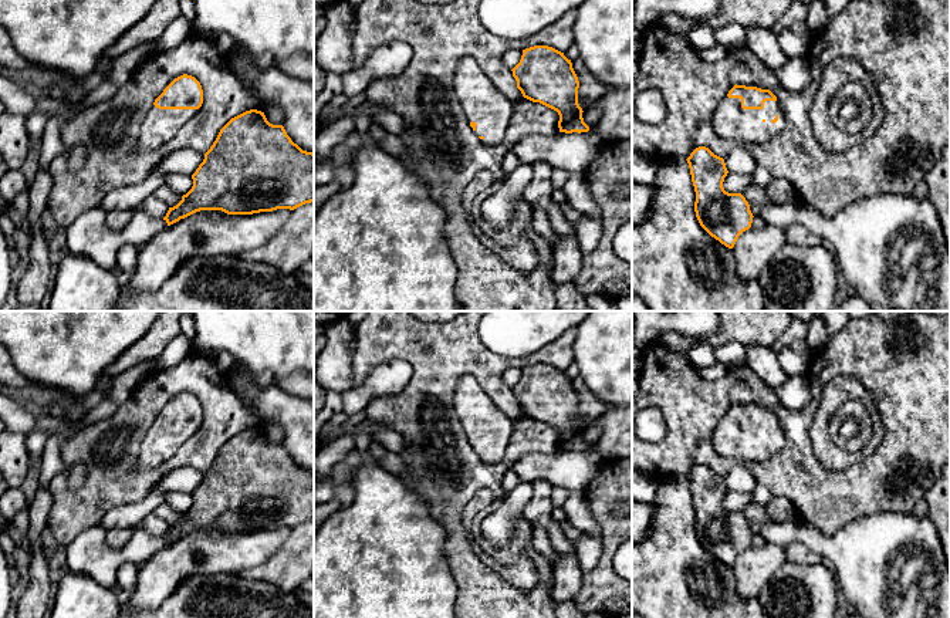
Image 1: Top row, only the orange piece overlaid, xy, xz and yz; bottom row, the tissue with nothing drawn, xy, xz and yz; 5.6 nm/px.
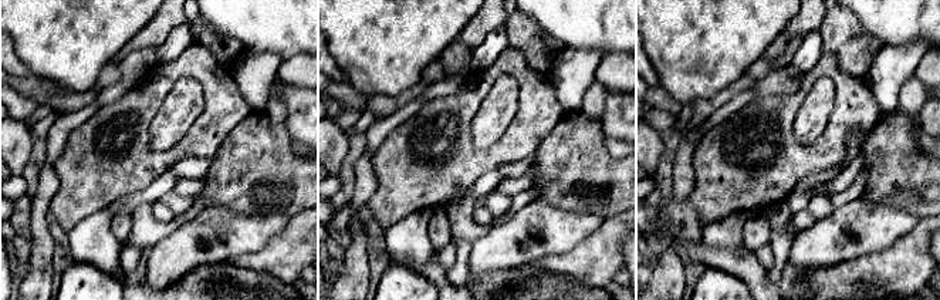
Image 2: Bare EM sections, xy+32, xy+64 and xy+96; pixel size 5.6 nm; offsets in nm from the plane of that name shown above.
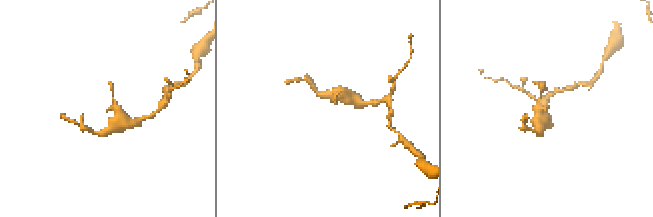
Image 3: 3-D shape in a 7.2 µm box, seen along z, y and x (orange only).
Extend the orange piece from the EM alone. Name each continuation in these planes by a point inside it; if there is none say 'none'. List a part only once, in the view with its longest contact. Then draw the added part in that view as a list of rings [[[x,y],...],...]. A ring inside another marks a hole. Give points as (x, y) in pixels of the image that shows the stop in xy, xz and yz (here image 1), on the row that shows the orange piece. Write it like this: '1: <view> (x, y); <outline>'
1: yz (729, 120); [[[726,97],[711,118],[714,132],[737,143],[768,142],[784,129],[778,101],[765,101],[763,109],[743,109],[740,98]]]

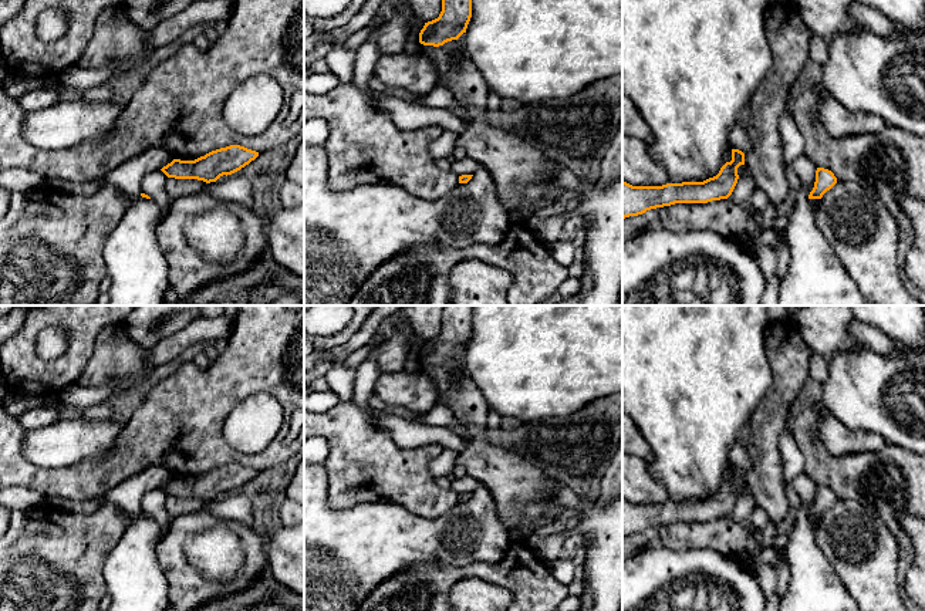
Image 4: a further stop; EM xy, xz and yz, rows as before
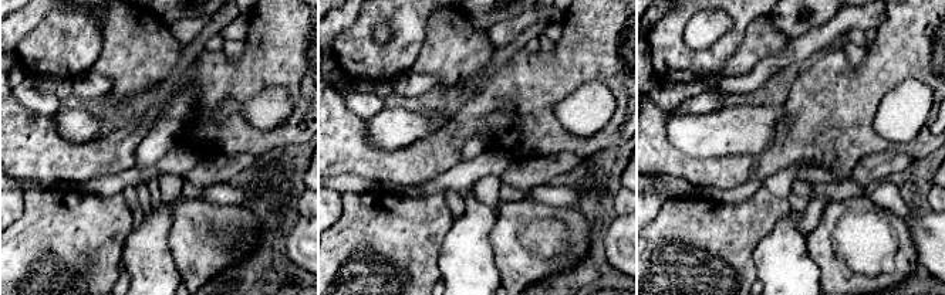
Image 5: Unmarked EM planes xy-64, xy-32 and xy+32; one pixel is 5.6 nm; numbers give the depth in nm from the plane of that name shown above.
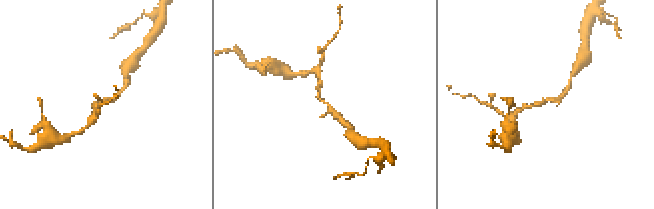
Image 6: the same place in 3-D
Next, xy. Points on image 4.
none

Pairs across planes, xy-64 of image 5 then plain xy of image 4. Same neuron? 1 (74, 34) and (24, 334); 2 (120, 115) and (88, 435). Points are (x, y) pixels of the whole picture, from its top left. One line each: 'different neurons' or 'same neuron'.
1: same neuron
2: different neurons

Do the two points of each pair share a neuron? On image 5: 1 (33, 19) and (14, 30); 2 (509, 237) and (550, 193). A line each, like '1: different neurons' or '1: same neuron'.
1: same neuron
2: different neurons

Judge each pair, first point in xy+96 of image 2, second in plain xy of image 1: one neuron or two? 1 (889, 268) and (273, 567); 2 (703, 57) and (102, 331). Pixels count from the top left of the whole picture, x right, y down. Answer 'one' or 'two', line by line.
1: one
2: one

